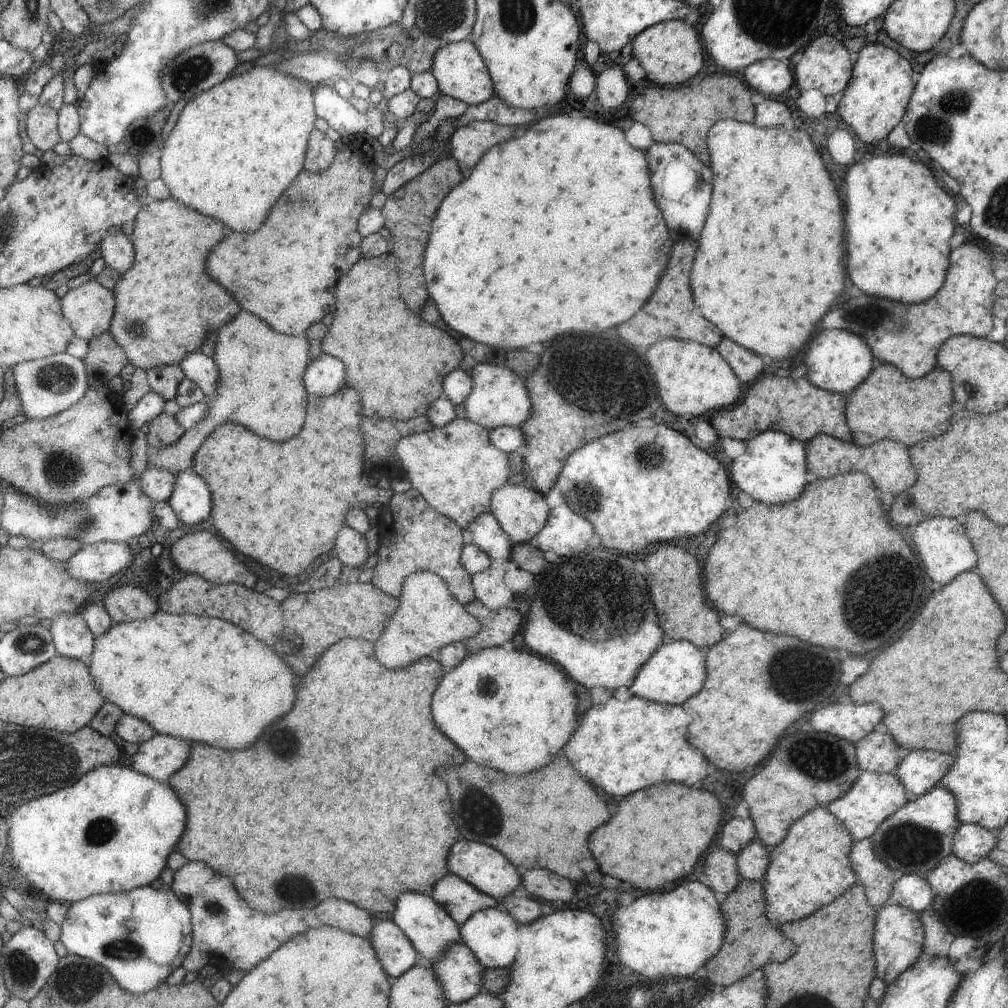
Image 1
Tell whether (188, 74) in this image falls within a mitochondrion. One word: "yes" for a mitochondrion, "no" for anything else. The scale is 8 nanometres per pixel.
yes

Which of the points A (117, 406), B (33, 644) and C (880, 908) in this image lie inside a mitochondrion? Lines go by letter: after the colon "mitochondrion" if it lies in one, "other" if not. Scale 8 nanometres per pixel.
A: other
B: mitochondrion
C: other

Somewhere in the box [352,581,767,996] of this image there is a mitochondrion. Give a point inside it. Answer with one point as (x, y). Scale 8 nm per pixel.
(478, 822)

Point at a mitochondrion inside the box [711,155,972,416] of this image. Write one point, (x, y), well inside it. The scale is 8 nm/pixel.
(882, 318)

